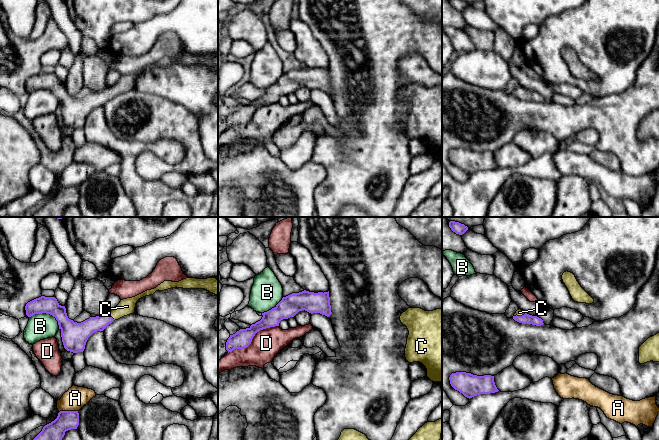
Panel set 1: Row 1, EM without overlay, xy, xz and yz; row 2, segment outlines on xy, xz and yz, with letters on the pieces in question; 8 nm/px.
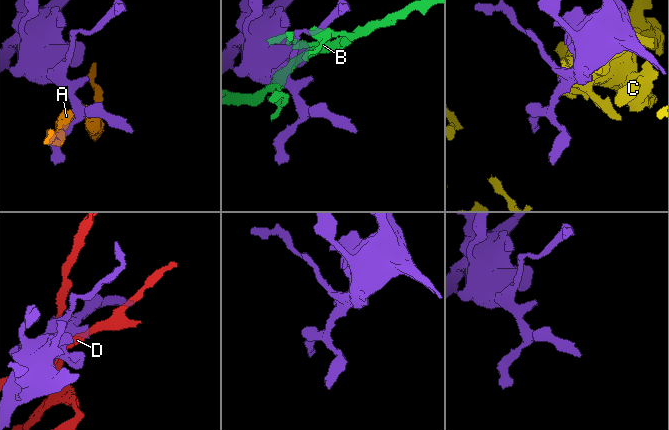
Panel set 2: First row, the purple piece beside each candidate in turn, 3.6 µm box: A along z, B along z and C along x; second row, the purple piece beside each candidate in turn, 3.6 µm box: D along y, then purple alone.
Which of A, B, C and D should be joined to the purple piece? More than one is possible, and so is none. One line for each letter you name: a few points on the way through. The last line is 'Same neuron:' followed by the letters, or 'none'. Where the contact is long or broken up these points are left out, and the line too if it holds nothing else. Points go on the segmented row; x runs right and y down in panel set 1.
C: across xy (83, 330), (110, 316), (127, 306)
Same neuron: C

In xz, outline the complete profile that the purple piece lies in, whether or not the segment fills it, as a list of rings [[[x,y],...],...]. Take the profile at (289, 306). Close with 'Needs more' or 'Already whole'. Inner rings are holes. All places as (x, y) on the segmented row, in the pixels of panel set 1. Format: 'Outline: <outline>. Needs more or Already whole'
Outline: [[[304,290],[283,297],[274,308],[262,313],[263,317],[260,321],[252,324],[249,328],[240,329],[235,334],[230,335],[226,342],[226,350],[229,353],[235,349],[247,348],[257,332],[279,326],[281,320],[294,317],[302,310],[329,317],[332,313],[329,291],[314,293]]]. Already whole

